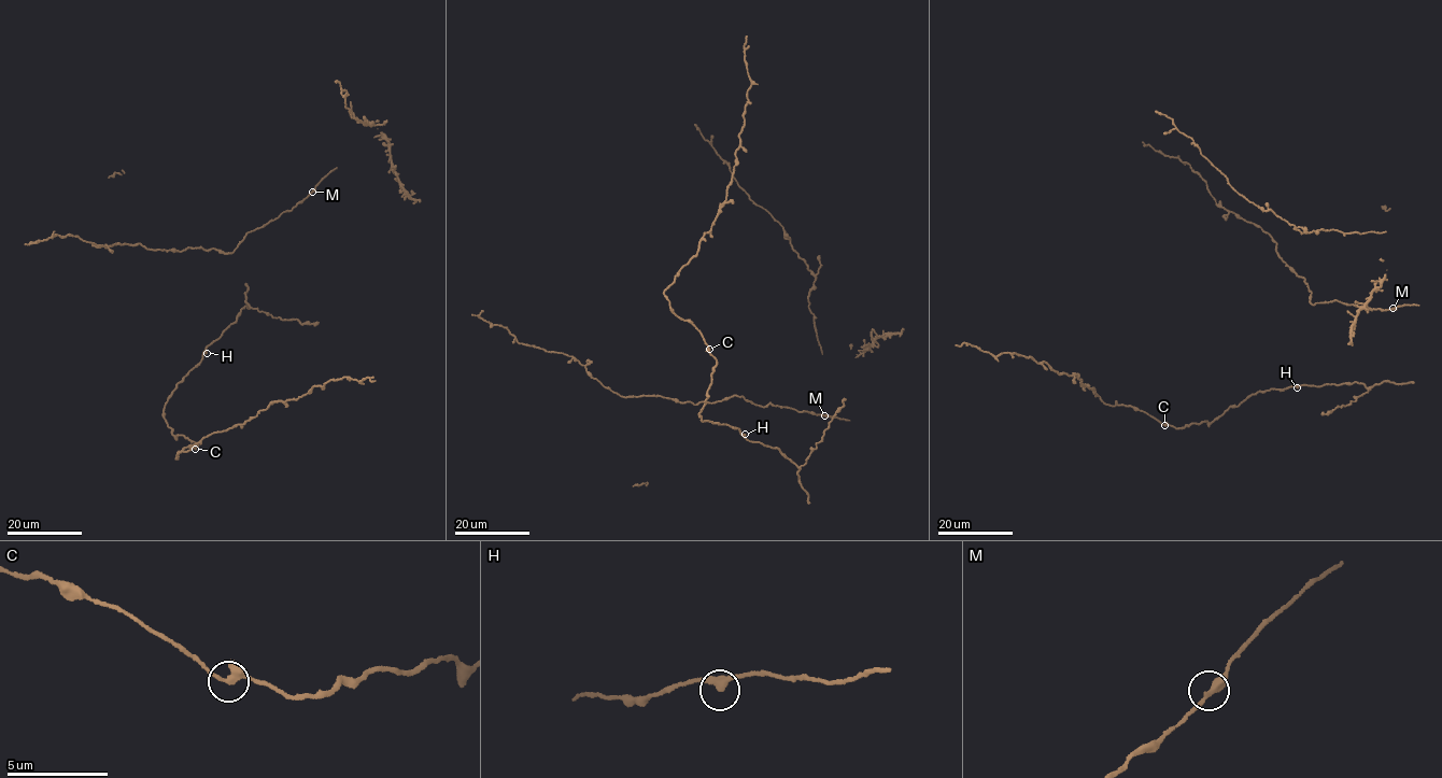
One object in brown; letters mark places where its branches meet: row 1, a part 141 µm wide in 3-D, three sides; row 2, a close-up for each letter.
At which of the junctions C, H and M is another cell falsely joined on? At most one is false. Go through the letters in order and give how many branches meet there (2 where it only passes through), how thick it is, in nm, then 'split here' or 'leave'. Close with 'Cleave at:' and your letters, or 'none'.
C: 2 branches meet; 360 nm thick; leave
H: 2 branches meet; 360 nm thick; leave
M: 2 branches meet; 340 nm thick; leave
Cleave at: none

